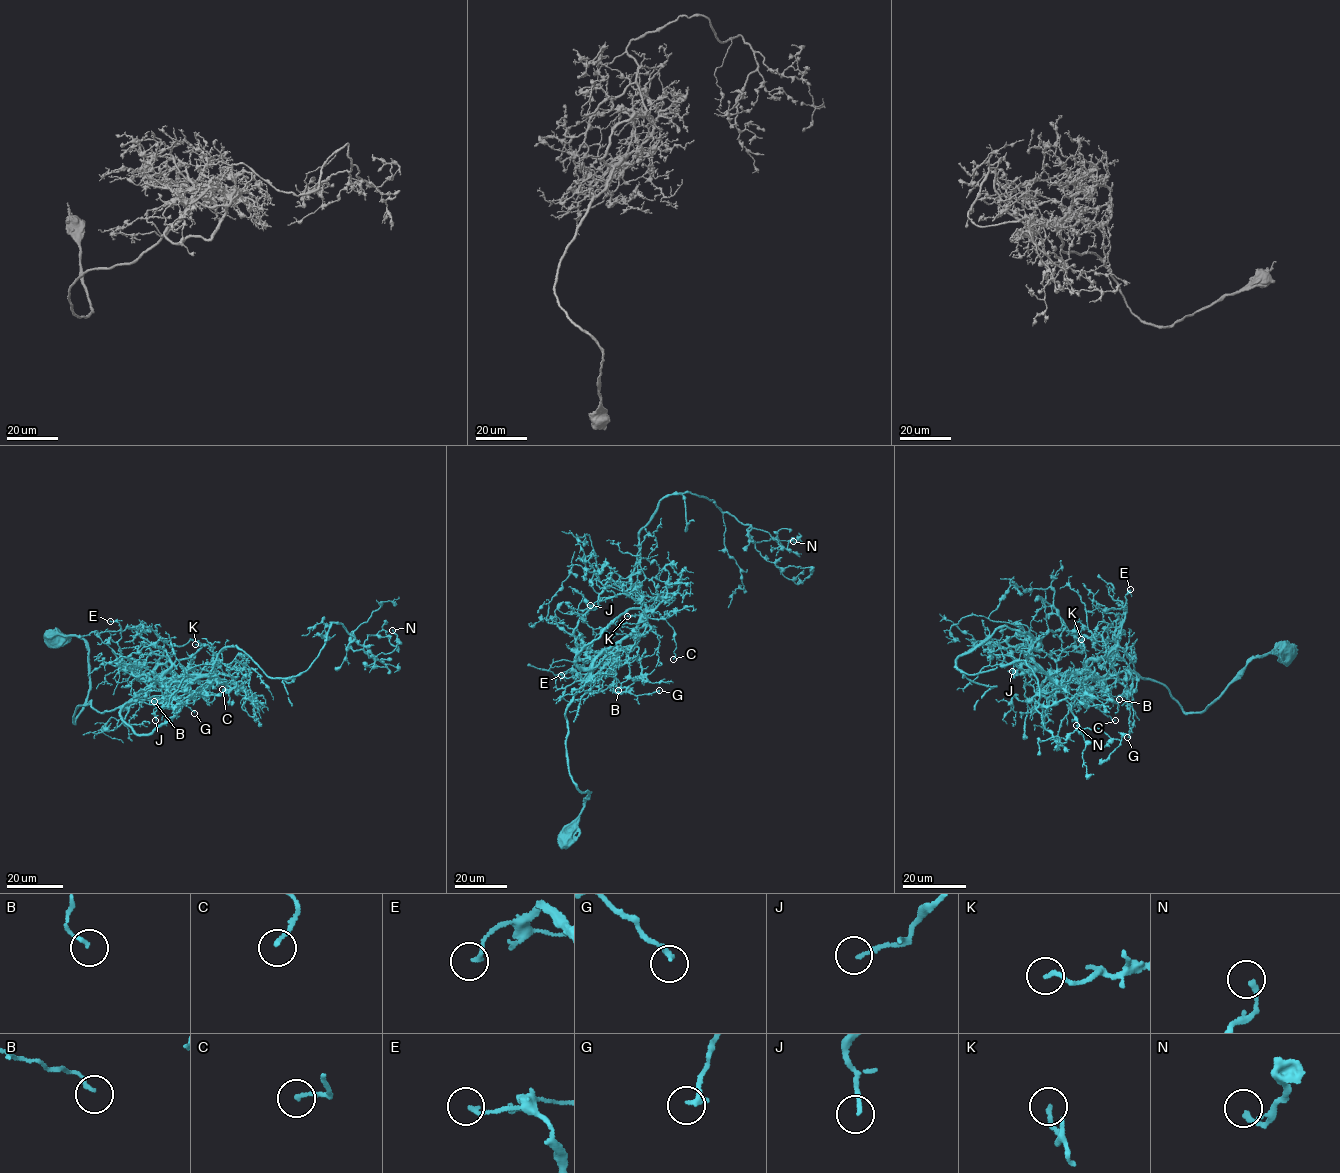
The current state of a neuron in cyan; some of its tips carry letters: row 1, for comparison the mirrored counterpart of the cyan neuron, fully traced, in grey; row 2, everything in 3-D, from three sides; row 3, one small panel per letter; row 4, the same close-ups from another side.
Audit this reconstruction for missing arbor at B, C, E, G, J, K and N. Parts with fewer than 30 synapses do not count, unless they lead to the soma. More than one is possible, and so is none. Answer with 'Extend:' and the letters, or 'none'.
Extend: none

